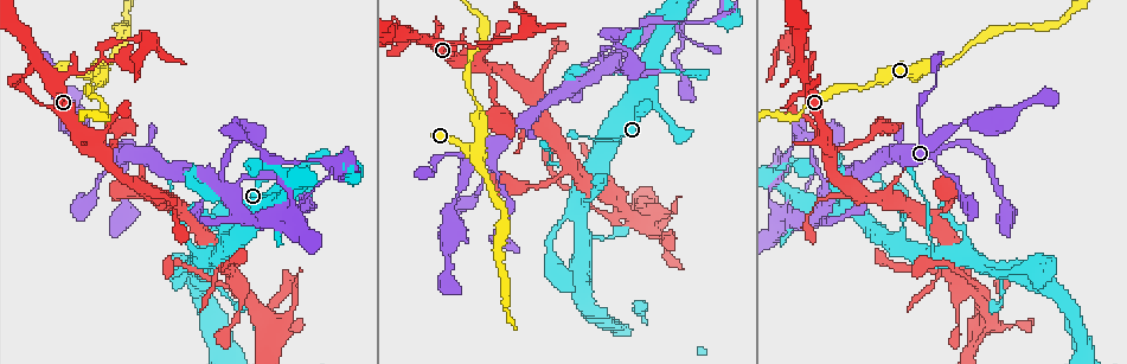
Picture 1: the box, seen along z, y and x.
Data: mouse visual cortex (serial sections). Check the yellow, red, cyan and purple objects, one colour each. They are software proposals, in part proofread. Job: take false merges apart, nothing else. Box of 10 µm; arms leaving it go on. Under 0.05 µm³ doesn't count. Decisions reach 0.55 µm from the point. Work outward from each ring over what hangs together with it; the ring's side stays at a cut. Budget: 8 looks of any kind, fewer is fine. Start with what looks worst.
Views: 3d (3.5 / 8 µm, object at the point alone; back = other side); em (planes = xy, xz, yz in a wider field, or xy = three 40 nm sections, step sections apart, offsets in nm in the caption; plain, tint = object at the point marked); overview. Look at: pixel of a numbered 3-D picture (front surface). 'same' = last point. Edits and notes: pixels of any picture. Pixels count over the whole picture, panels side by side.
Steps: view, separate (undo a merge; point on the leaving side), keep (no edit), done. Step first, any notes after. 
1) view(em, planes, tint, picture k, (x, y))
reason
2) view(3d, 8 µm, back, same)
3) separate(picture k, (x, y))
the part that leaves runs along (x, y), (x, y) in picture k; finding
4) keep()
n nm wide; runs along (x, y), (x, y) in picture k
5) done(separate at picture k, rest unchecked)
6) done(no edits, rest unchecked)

view(em, xy, step 1, tint, picture 1, (477, 44))
a narrow waist

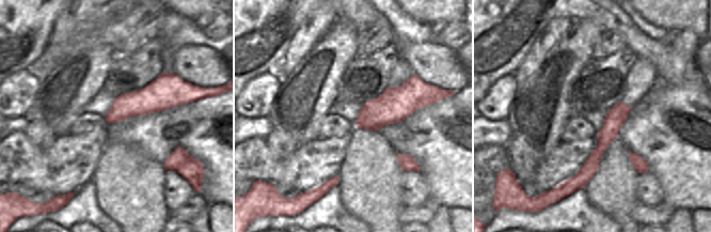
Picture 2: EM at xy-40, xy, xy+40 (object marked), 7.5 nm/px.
view(3d, 3.5 µm, back, same)

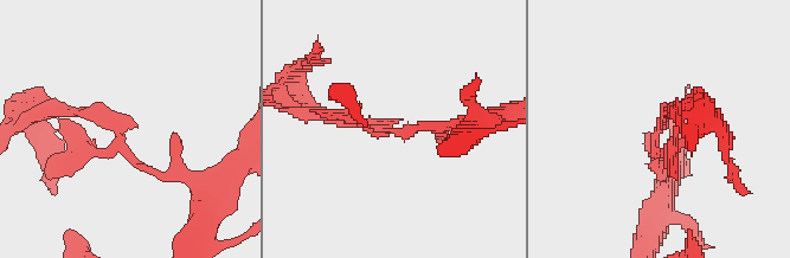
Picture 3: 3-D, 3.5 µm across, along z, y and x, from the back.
separate(picture 3, (81, 146))
220 nm wide; the part that leaves runs along (121, 144), (107, 115), (30, 115) in picture 3; two cells meet here

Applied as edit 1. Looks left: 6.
view(3d, 3.5 µm, picture 1, (936, 256))
sharp bend

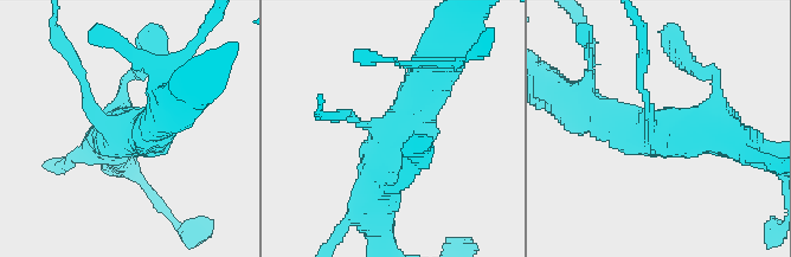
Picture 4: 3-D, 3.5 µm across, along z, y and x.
view(em, planes, tint, picture 4, (377, 128))

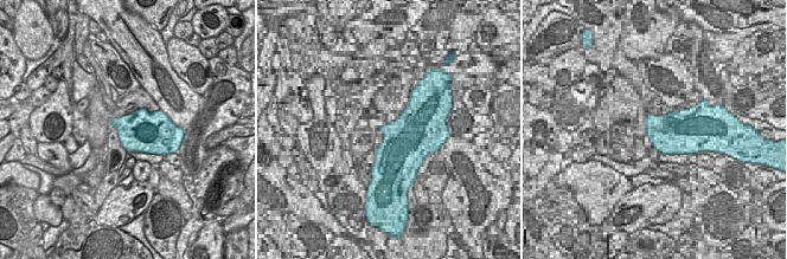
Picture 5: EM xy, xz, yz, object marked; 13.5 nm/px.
keep()
one cell here

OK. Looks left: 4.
view(3d, 3.5 µm, picture 1, (958, 124))

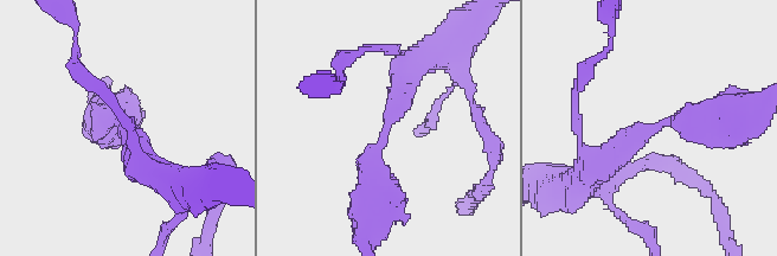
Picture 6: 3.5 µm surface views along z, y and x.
view(em, xy, step 1, tint, picture 6, (656, 124))
arms of 350, 450 nm

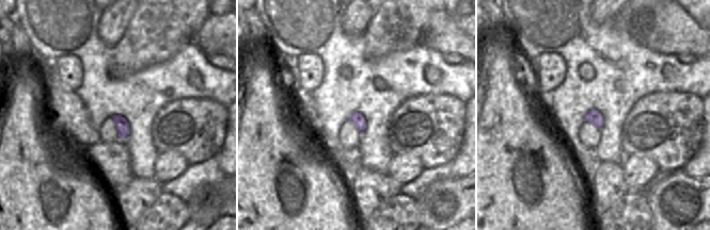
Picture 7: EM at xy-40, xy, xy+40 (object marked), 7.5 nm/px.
keep()
runs along (599, 166), (644, 129), (726, 115) in picture 6; all the same cell

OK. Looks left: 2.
done(separate at picture 3, rest unchecked)

